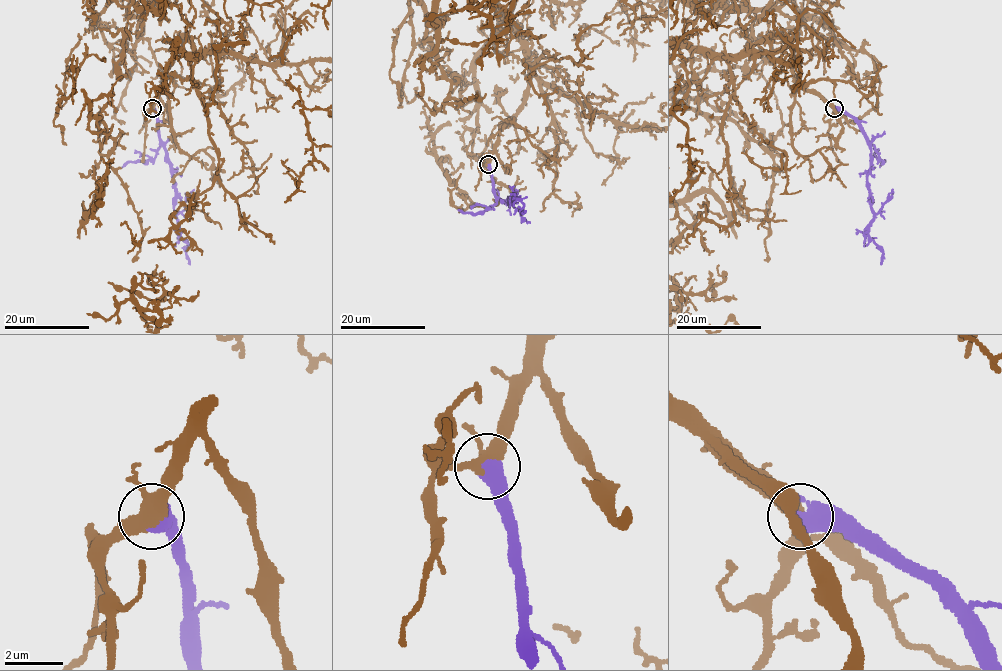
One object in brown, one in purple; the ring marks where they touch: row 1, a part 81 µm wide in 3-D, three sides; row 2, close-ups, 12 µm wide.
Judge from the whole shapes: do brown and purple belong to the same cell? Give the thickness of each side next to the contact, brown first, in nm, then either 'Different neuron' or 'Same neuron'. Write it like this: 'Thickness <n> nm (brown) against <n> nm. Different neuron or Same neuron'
Thickness 360 nm (brown) against 700 nm. Same neuron

